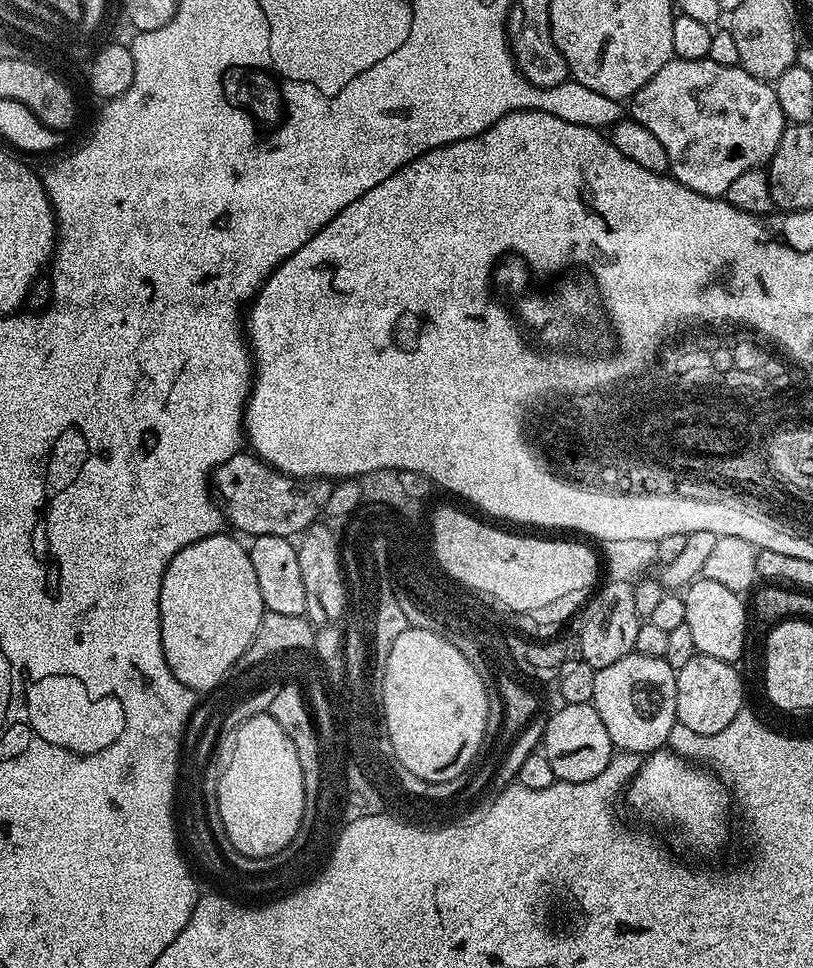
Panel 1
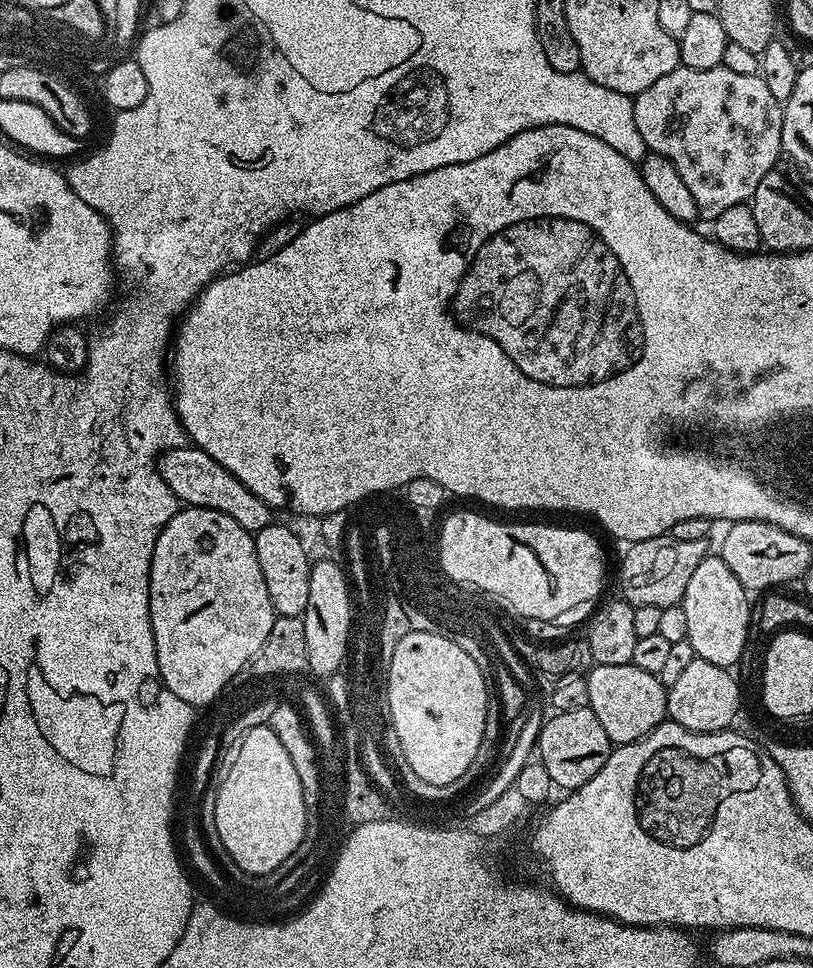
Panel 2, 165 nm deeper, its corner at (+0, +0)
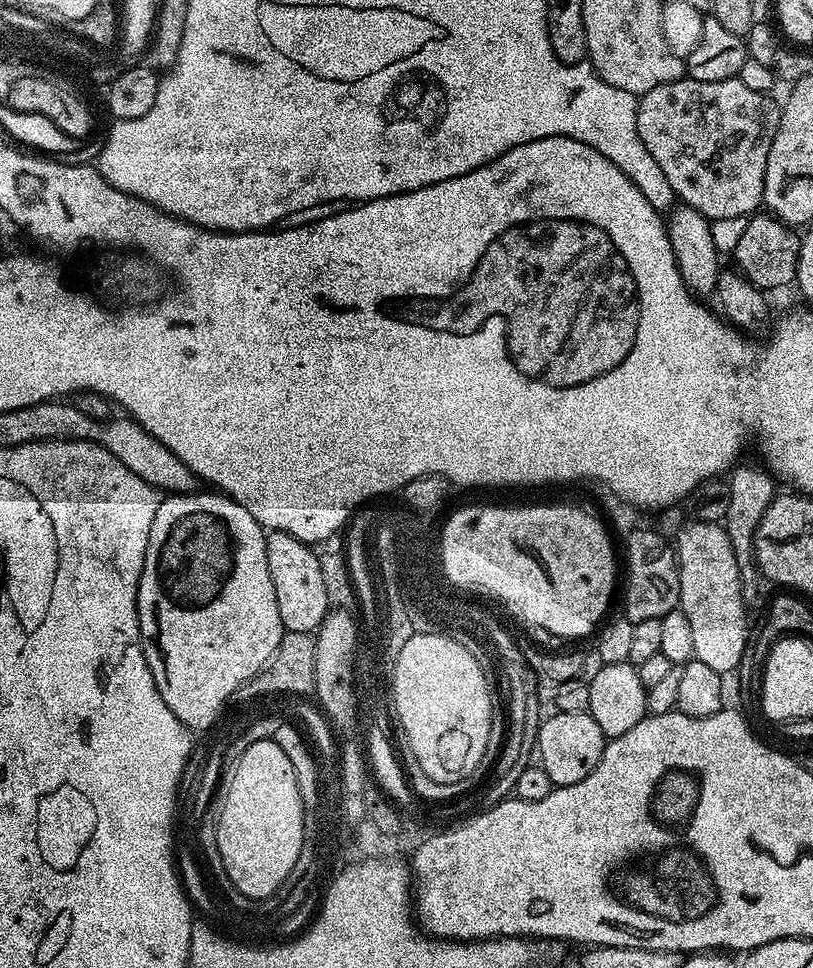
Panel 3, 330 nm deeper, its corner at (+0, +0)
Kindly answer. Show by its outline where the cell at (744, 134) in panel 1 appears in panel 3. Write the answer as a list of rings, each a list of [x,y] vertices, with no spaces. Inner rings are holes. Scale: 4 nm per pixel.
[[[691,78],[675,80],[662,86],[654,86],[644,96],[639,97],[636,105],[638,114],[638,138],[642,138],[642,146],[650,150],[650,158],[658,162],[662,174],[666,174],[666,182],[670,182],[672,195],[681,205],[698,210],[710,222],[722,218],[738,218],[739,216],[751,216],[761,207],[764,198],[764,179],[766,178],[766,158],[770,158],[770,146],[774,142],[774,134],[780,125],[780,108],[772,101],[773,97],[767,92],[750,90],[741,80],[733,78],[722,82],[698,82]]]

